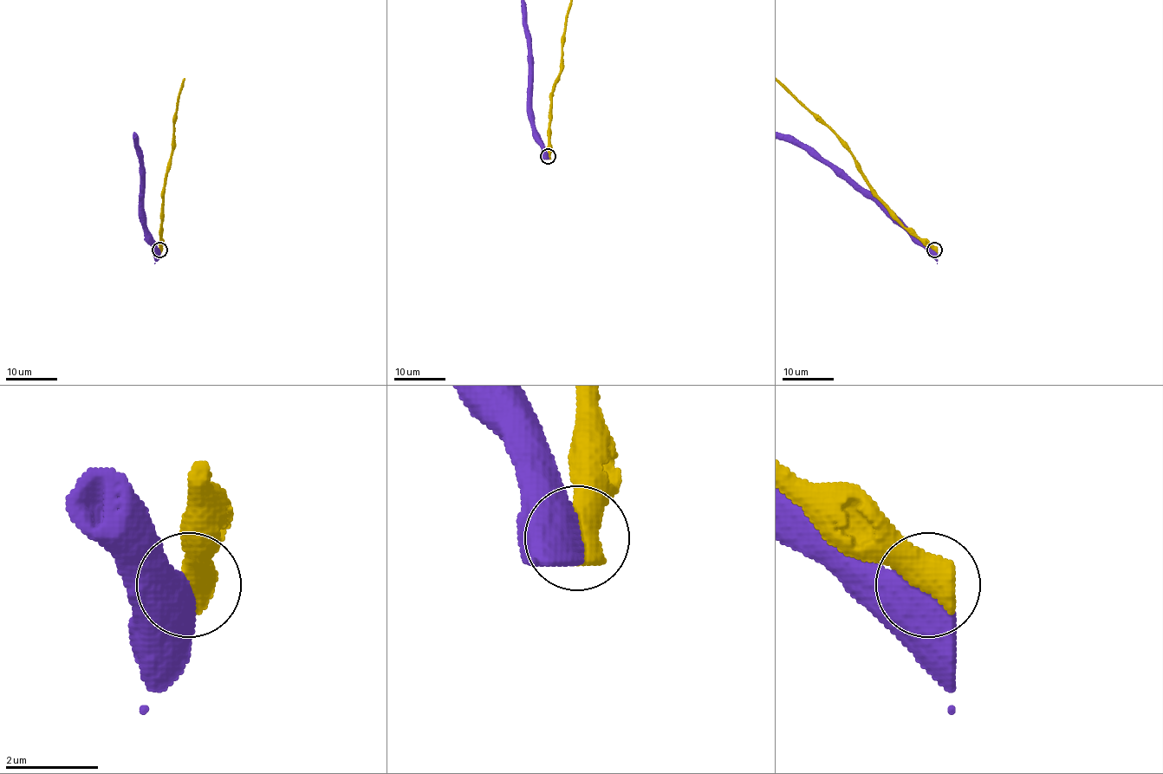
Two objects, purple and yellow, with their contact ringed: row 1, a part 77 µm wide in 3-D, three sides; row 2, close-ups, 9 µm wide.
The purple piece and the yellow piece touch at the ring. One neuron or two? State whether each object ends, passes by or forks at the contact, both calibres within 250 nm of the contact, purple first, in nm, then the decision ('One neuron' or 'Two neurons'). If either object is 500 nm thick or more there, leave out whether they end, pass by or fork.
Thickness 750 nm (purple) against 700 nm. Two neurons

